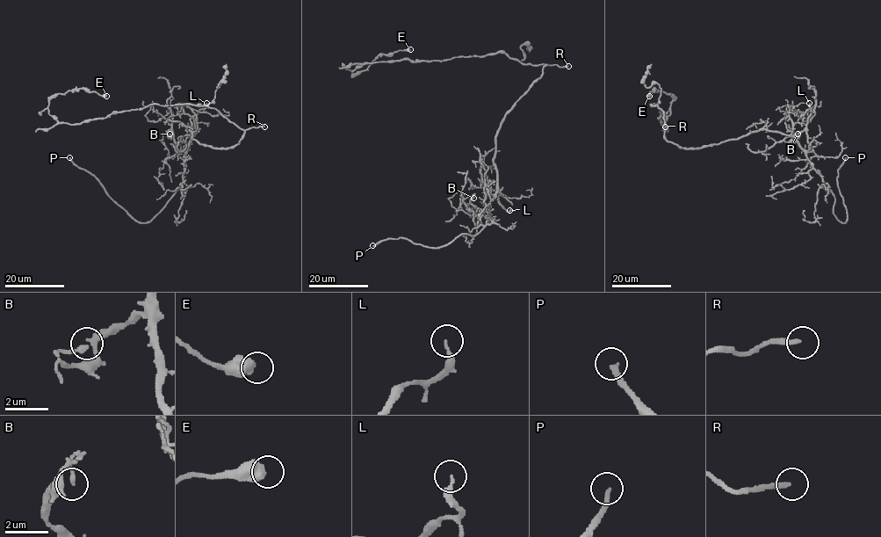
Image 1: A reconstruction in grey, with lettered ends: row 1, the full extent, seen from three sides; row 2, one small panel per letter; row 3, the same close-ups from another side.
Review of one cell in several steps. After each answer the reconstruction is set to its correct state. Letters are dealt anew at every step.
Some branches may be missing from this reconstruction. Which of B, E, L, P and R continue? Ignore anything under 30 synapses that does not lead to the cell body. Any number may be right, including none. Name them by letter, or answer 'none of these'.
P, R

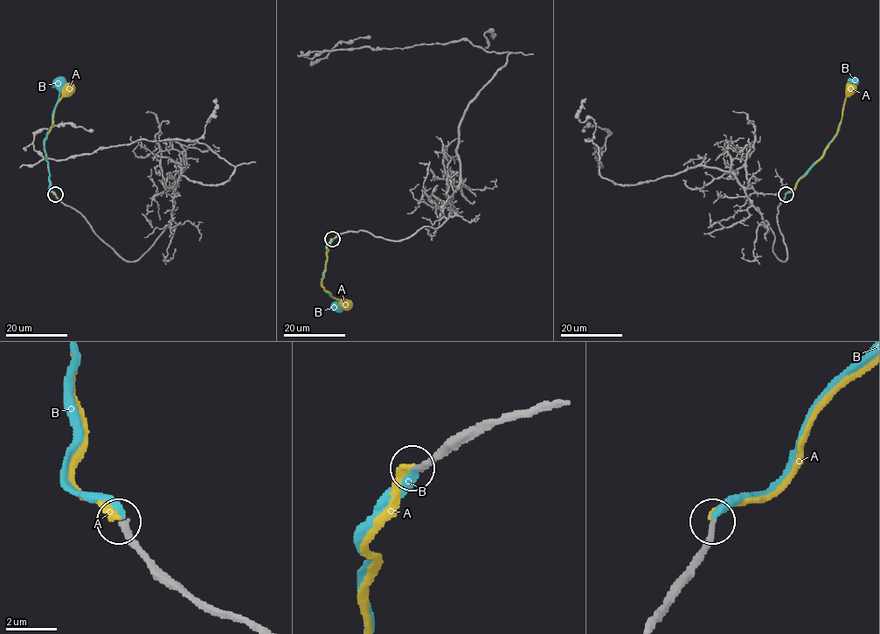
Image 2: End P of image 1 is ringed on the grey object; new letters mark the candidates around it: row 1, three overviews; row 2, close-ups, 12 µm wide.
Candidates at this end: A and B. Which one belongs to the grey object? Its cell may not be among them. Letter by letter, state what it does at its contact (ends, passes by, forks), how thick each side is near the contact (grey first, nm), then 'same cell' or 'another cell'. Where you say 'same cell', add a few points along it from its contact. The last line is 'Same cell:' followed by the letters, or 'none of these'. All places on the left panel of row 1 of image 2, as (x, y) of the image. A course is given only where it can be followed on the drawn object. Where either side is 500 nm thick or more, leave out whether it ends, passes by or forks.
A: it ends; calibres 240 and 240 nm; another cell
B: it ends; calibres 240 and 320 nm; same cell; course (56, 194), (49, 190), (49, 163), (44, 139), (51, 124), (60, 83)
Same cell: B

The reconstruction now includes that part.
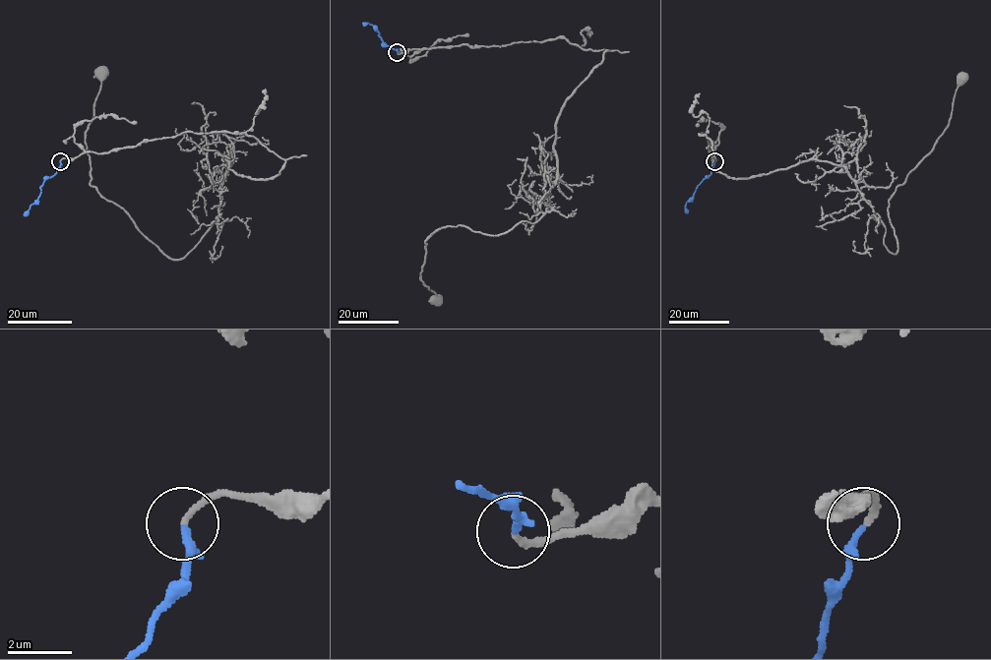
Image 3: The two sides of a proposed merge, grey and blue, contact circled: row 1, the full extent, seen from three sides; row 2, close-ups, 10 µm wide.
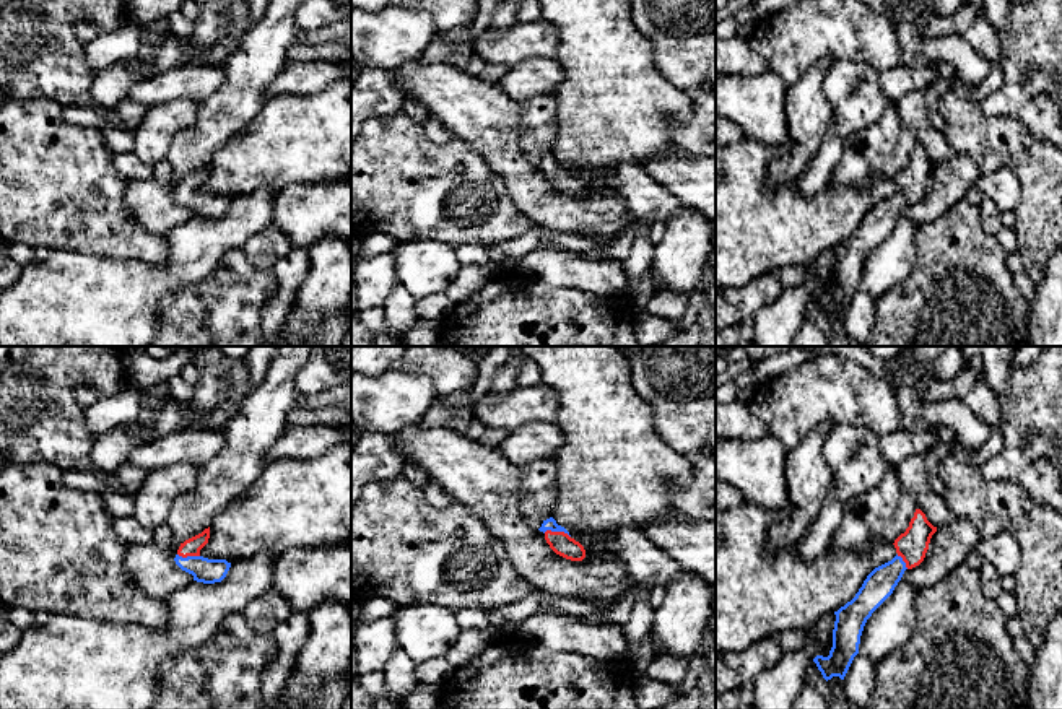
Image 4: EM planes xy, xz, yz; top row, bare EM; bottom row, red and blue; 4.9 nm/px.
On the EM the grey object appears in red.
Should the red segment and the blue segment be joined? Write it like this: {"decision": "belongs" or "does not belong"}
{"decision": "belongs"}

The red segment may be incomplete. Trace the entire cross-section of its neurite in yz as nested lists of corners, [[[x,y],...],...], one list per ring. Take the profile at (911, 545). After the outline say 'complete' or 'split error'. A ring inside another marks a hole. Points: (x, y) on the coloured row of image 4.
[[[916,509],[909,527],[894,540],[896,556],[875,568],[855,597],[841,607],[833,629],[833,647],[828,657],[816,655],[813,662],[828,681],[833,676],[844,680],[854,657],[859,654],[860,636],[872,613],[893,594],[906,569],[919,566],[937,532],[925,514]]]; split error

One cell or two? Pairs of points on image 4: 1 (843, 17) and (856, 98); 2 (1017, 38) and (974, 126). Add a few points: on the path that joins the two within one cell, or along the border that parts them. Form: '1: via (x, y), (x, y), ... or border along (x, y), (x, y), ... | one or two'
1: border along (836, 59), (864, 60), (880, 73) | two
2: border along (979, 103), (986, 114), (1005, 114), (1018, 121) | two

